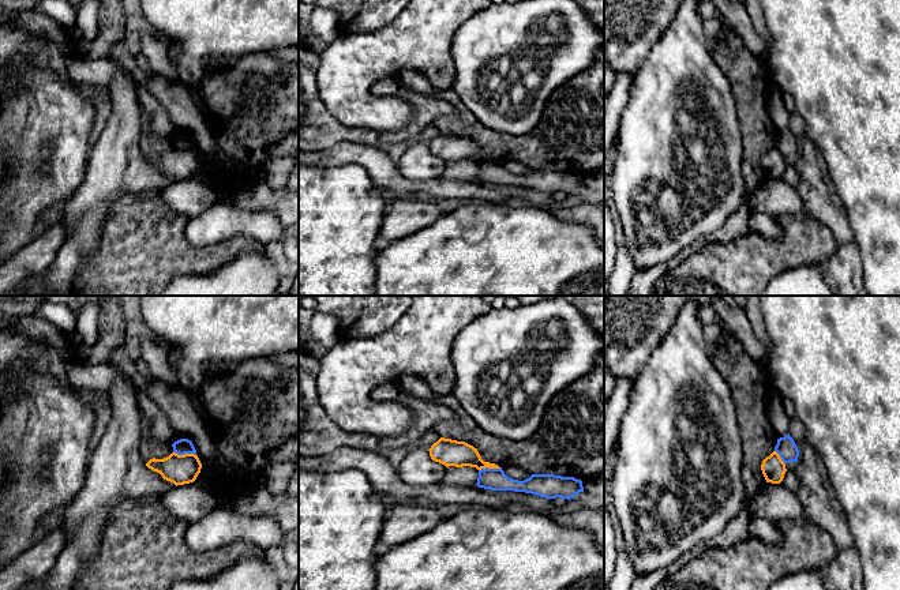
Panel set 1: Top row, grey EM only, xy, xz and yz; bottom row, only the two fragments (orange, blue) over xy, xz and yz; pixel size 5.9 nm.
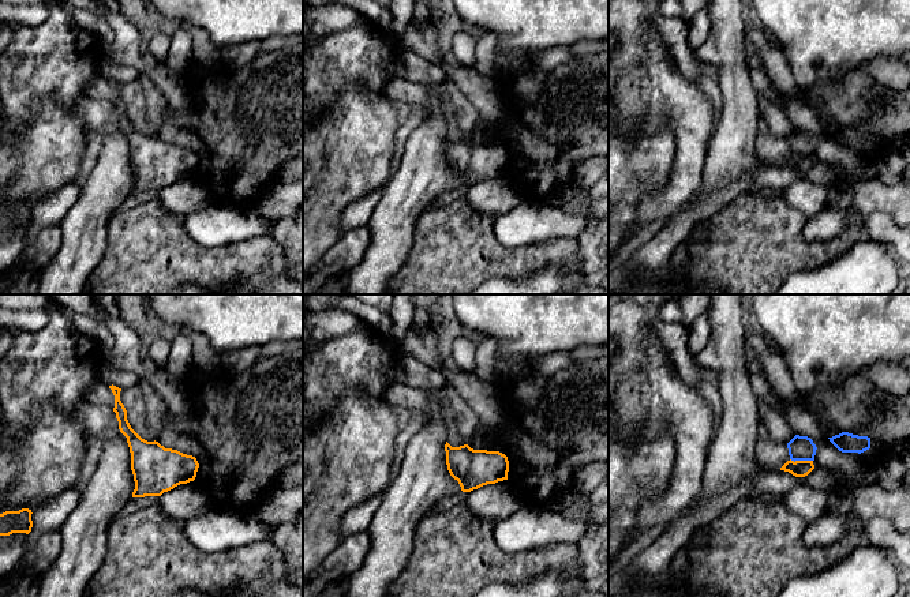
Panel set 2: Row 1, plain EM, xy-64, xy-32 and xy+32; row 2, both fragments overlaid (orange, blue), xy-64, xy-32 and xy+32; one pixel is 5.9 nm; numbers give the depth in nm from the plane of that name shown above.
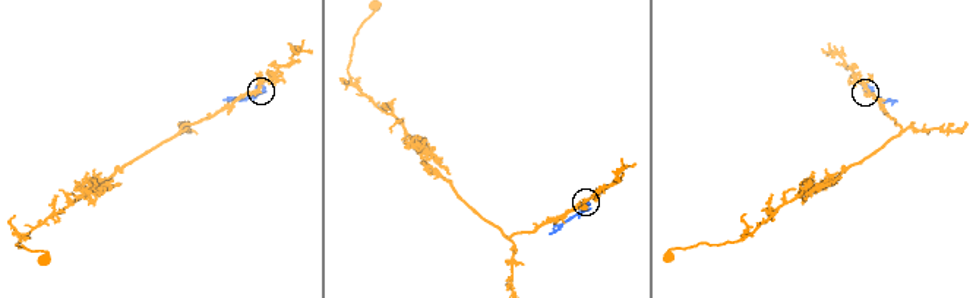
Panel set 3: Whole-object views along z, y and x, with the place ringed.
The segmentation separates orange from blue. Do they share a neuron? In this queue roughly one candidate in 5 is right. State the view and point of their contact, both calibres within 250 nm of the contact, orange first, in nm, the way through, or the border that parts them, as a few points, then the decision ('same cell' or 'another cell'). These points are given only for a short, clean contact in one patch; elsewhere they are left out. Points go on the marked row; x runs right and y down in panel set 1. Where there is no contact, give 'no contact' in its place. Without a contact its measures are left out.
xy (184, 454) | 180/90 nm | along xy (173, 451), (195, 455) | another cell

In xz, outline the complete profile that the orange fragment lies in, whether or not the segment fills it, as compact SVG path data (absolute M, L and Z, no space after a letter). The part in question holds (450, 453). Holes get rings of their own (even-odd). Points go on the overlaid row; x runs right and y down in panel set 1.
M440 437L436 443L431 446L430 456L432 461L449 466L462 467L470 466L477 470L481 469L500 469L495 463L484 462L473 446L465 441L457 441L451 439Z

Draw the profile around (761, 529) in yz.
M751 518L747 526L749 535L769 545L779 545L783 542L783 534L775 522L764 518Z

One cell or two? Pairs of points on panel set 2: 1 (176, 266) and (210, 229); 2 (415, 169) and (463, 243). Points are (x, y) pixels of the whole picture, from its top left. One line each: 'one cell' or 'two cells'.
1: two cells
2: two cells

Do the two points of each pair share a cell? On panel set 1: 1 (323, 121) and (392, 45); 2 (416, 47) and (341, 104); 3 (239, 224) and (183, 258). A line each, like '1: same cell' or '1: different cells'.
1: different cells
2: same cell
3: different cells

